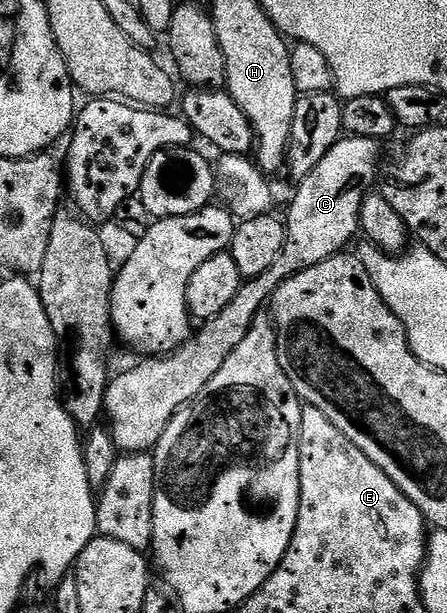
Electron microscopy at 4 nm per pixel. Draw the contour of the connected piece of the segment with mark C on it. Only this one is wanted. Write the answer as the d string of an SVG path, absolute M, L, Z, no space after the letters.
M341 137L334 148L322 156L318 168L314 168L310 176L299 179L297 186L300 187L288 206L284 247L278 260L274 260L274 264L257 278L247 279L241 284L238 296L234 296L231 304L218 317L203 323L200 331L197 334L195 331L179 349L163 356L145 357L137 366L122 371L109 381L104 408L117 451L124 454L155 451L170 420L186 403L197 398L210 380L214 380L230 352L242 344L252 322L261 317L263 310L260 309L263 306L265 309L273 292L286 279L306 268L314 268L314 264L322 264L322 260L332 258L347 247L344 245L360 230L362 204L366 196L373 193L375 186L372 185L375 182L377 185L378 171L382 166L380 149L381 143L374 140Z

